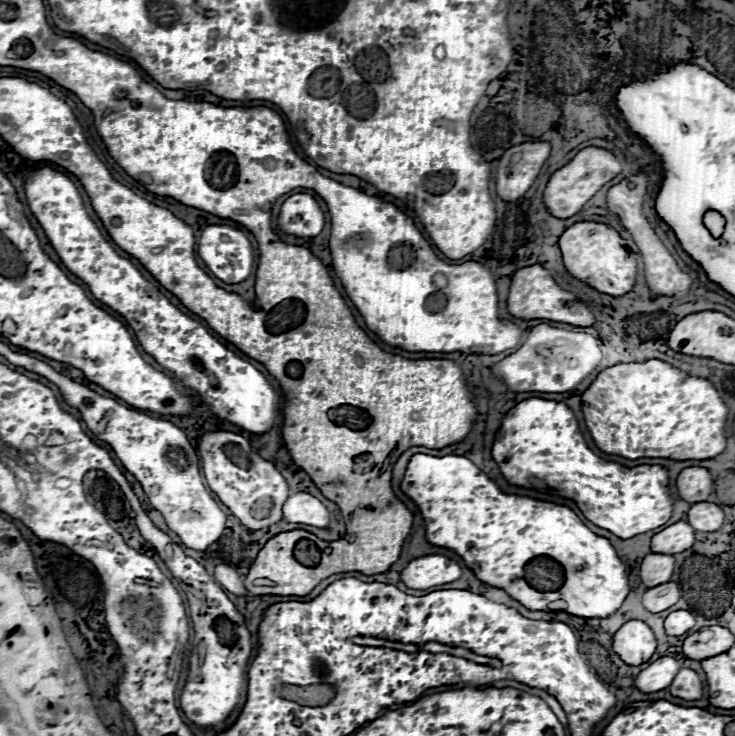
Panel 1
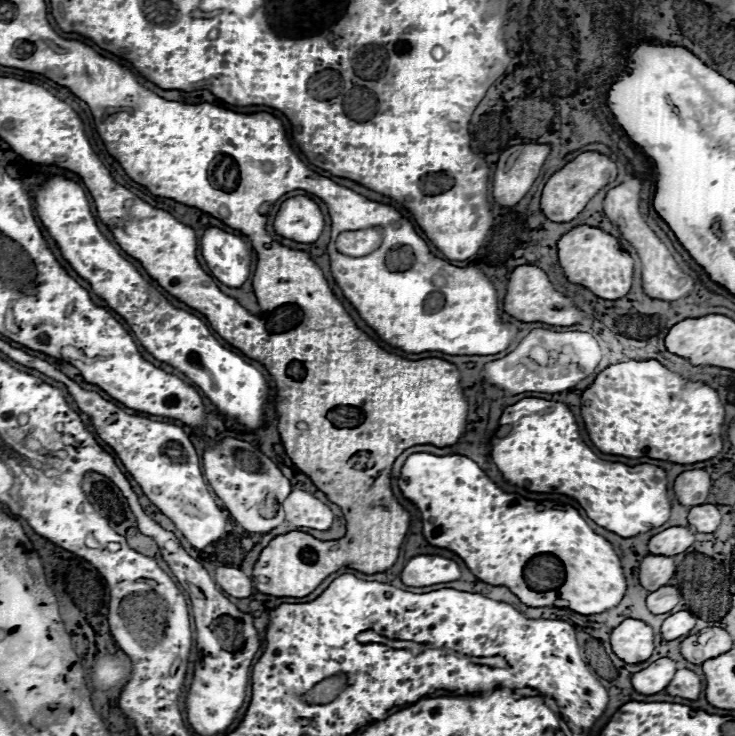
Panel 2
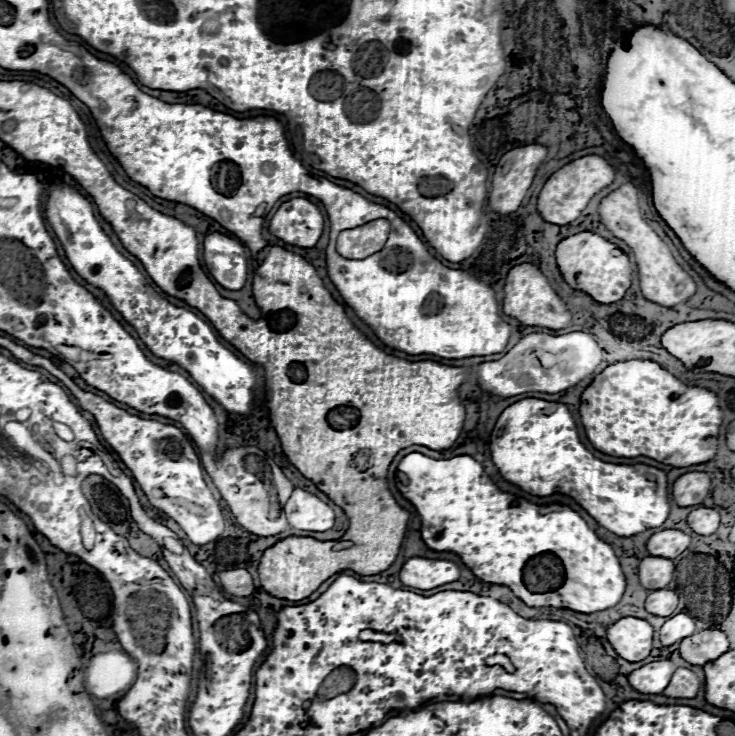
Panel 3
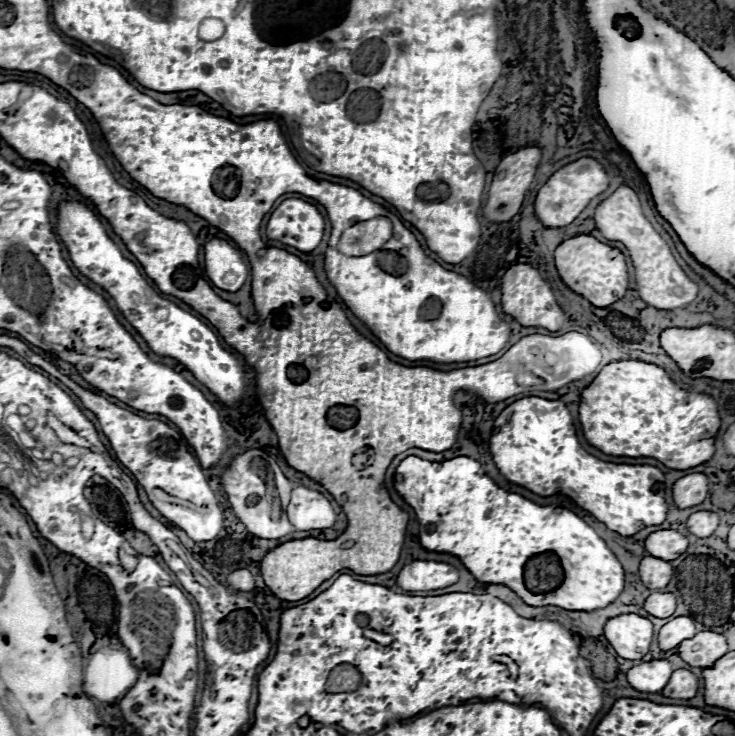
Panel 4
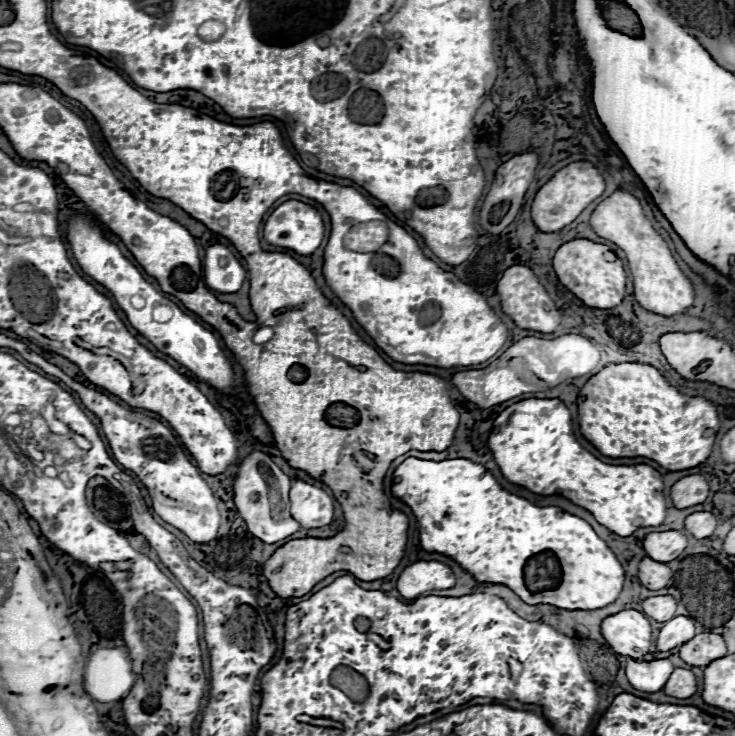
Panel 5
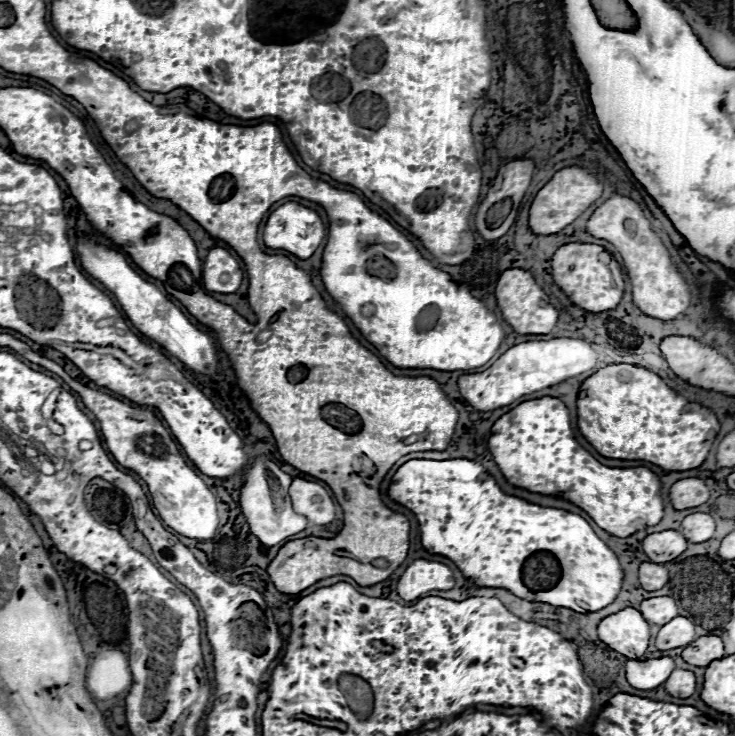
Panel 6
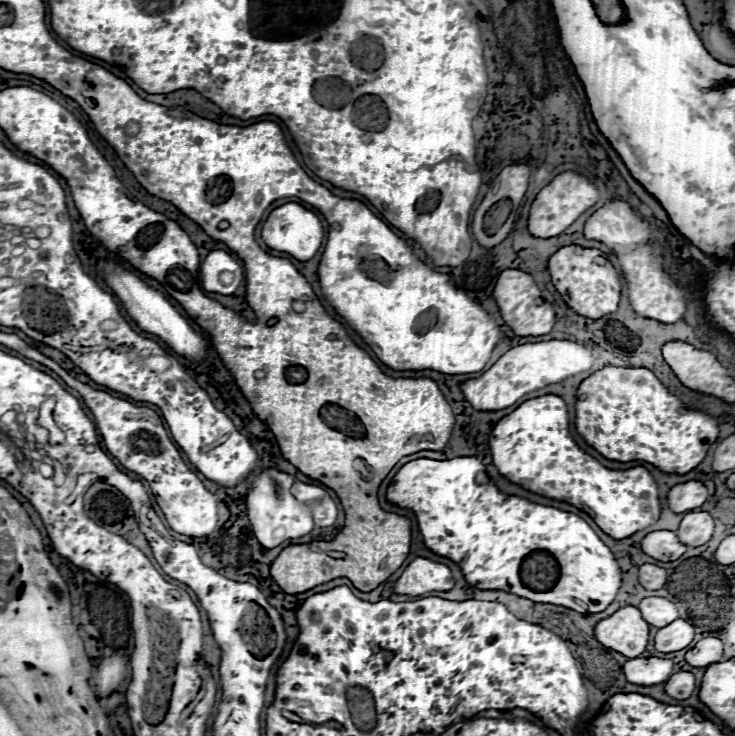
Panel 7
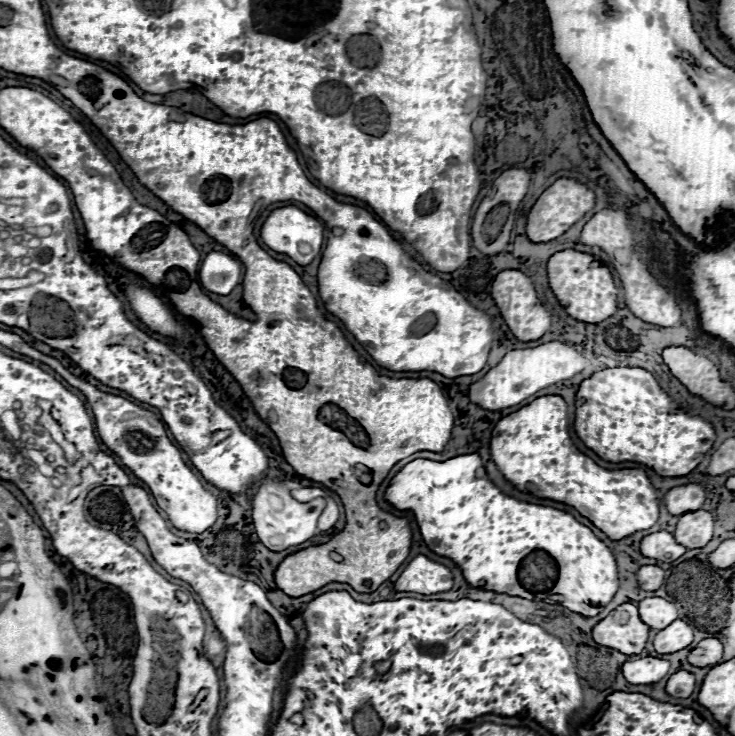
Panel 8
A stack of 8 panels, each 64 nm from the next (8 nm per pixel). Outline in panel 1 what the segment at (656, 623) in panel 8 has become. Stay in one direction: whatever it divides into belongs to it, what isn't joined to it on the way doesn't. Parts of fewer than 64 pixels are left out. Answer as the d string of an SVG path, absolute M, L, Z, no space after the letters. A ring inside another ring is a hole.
M676 582L658 584L654 588L648 588L644 594L644 608L650 612L664 612L670 606L674 606L680 600L680 588Z

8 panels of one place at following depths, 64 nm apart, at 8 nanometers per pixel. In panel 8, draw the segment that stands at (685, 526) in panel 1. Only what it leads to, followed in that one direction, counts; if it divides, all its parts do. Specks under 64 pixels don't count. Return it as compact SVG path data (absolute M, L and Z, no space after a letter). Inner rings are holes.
M654 532L642 538L640 552L646 558L654 558L660 562L674 562L686 552L686 548L678 544L670 532Z

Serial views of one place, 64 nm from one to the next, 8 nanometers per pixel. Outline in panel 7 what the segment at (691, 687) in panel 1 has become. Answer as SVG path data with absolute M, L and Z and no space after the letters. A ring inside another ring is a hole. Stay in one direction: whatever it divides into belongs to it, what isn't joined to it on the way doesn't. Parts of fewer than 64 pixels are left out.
M680 670L680 672L672 674L672 676L668 678L668 682L666 682L666 692L668 692L672 698L676 698L676 700L686 700L686 698L690 698L692 690L694 690L694 674L692 674L692 672Z

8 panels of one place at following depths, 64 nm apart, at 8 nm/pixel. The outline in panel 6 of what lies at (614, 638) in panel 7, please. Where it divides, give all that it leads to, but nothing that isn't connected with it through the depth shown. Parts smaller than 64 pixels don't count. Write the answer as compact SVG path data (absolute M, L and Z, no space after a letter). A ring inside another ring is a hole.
M624 608L598 624L598 638L626 658L644 656L650 642L650 624L636 608Z

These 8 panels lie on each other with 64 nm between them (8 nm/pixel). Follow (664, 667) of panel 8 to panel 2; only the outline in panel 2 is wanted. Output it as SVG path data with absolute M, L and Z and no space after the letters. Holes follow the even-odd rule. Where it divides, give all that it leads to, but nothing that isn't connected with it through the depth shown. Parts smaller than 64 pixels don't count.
M660 658L648 668L632 674L632 686L640 694L658 694L662 692L676 672L676 662L670 658Z

